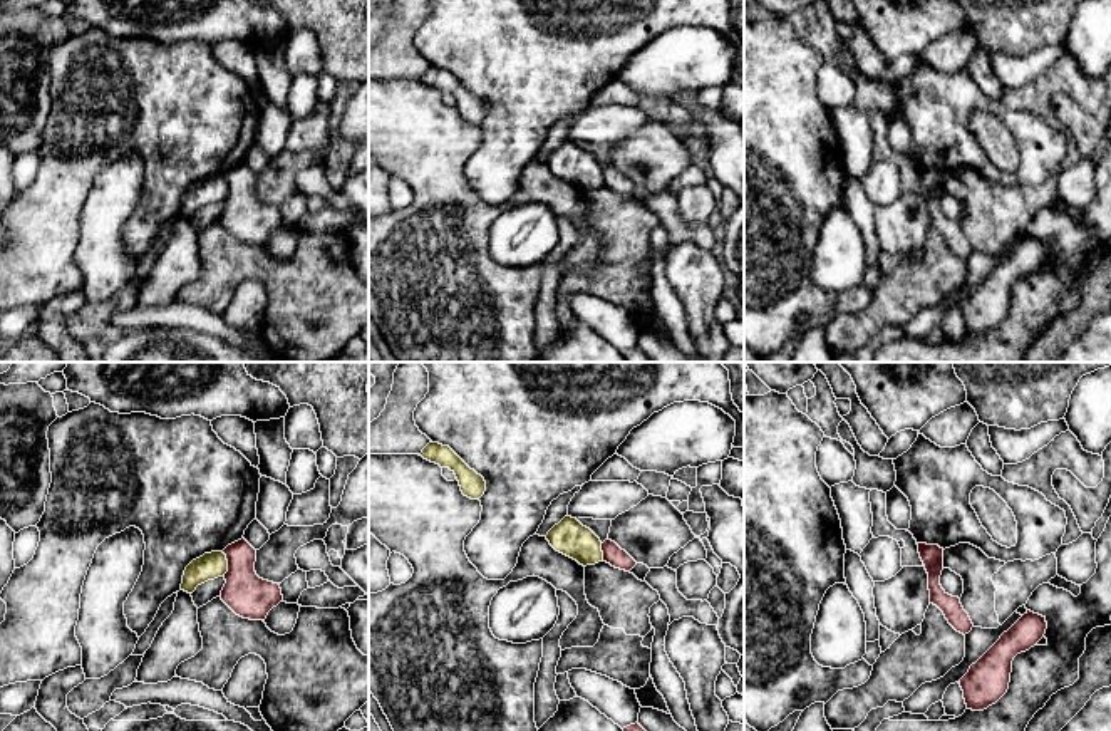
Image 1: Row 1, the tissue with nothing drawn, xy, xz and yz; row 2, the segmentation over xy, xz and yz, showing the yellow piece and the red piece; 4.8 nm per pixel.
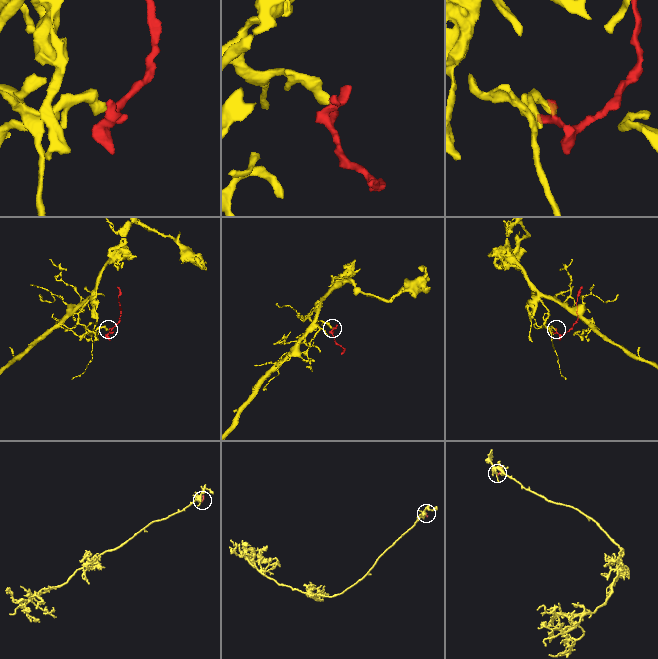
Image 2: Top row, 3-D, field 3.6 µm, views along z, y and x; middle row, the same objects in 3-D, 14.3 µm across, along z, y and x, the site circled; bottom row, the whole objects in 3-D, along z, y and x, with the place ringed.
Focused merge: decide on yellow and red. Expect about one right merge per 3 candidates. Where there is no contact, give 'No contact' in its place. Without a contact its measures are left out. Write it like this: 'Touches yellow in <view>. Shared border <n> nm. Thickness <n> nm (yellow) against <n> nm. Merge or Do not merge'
Touches yellow in xy. Shared border 120 nm. Thickness 130 nm (yellow) against 200 nm. Do not merge

